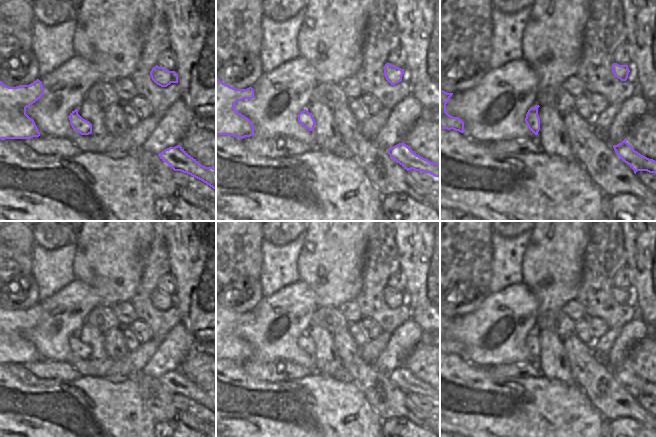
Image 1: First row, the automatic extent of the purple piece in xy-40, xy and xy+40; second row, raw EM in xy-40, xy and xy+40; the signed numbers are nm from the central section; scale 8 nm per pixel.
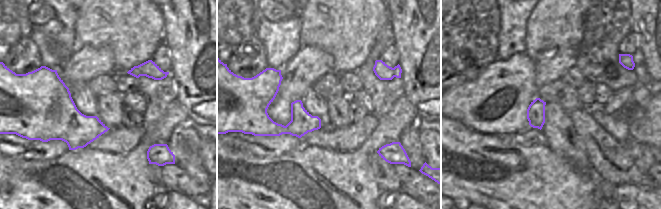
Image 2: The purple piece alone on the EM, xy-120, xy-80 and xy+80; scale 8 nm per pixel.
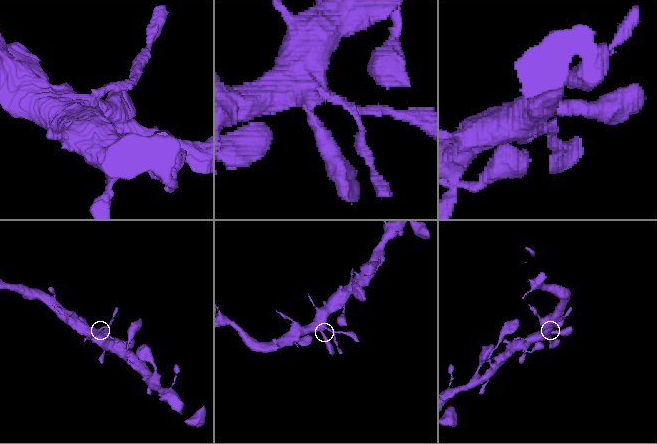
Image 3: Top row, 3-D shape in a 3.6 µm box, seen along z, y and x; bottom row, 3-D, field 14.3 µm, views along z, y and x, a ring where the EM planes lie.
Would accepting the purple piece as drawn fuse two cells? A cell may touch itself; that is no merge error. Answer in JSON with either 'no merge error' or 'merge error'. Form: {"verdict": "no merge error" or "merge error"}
{"verdict": "no merge error"}

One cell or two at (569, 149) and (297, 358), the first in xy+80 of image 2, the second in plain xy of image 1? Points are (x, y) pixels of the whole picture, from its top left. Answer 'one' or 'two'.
two

